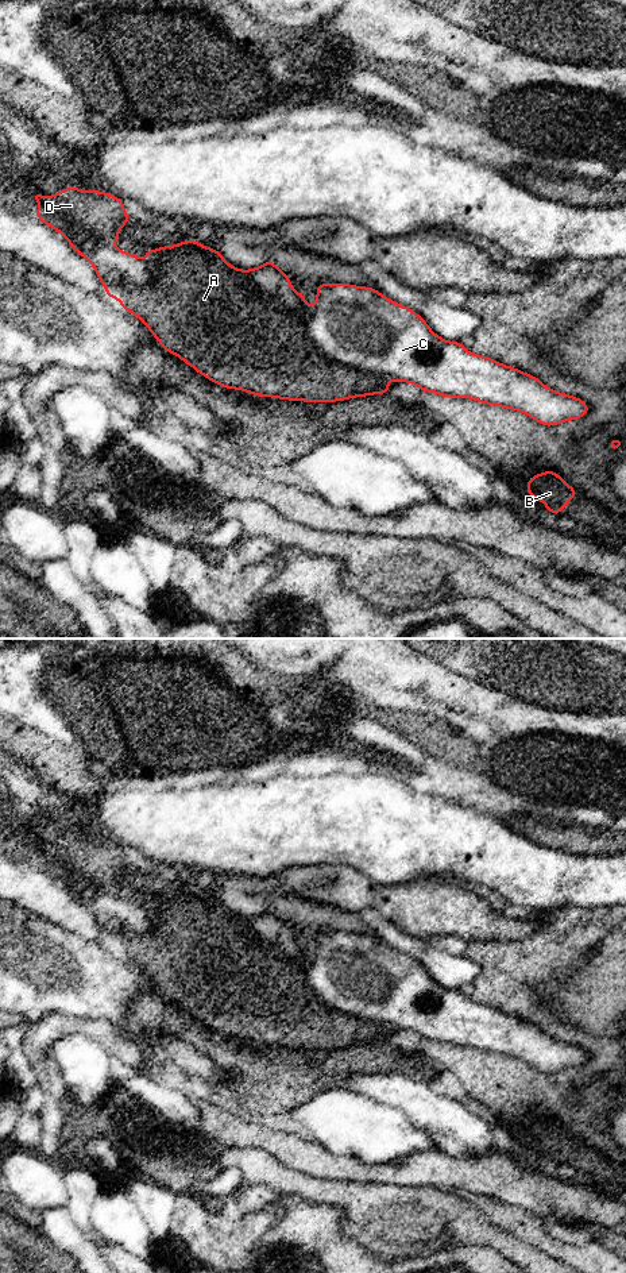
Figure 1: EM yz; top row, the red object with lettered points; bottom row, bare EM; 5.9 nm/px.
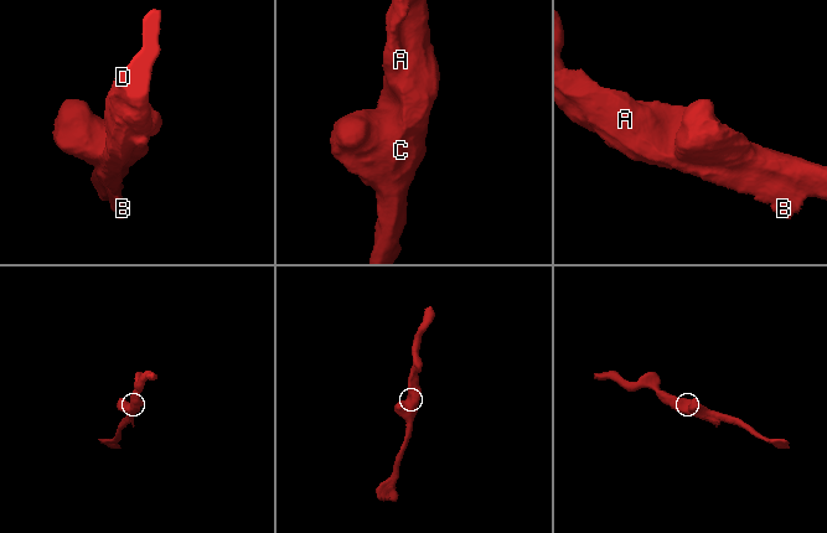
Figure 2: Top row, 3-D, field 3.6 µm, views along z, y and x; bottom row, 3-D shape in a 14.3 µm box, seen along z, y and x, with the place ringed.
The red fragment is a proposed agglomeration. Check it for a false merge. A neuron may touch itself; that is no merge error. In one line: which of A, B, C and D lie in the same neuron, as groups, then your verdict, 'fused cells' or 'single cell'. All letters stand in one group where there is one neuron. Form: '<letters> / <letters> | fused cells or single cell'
A B D / C | fused cells

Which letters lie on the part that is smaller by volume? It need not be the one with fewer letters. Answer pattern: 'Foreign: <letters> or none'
Foreign: A, B, D

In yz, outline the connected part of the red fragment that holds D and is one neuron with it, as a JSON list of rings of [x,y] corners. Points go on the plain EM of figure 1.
[[[77,834],[49,844],[35,863],[62,883],[74,869],[93,887],[109,891],[116,891],[123,873],[131,869],[121,846],[98,838],[80,838]]]

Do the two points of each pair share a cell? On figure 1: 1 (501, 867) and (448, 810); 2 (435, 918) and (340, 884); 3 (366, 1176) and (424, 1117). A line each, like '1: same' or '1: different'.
1: same
2: same
3: different

